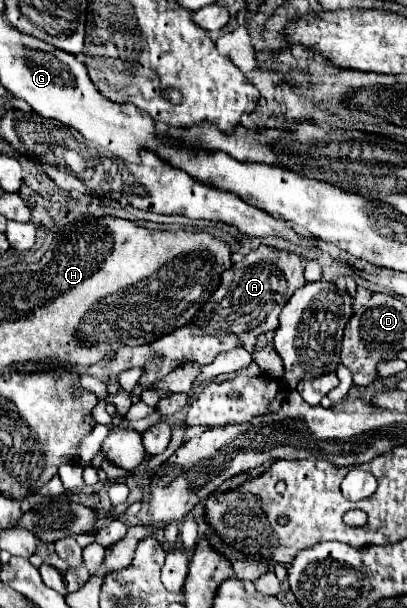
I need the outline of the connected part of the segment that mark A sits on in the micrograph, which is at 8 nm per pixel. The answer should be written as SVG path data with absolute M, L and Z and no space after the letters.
M260 244L242 262L234 264L232 270L222 274L222 282L214 296L200 308L190 324L178 328L170 336L162 336L154 344L136 348L118 348L110 362L110 374L118 374L132 366L144 366L146 374L138 380L142 388L150 388L158 378L166 376L174 368L186 362L198 362L200 366L210 364L216 354L244 346L254 350L254 340L260 334L274 332L278 328L278 314L290 300L296 288L304 286L304 260L298 254Z

